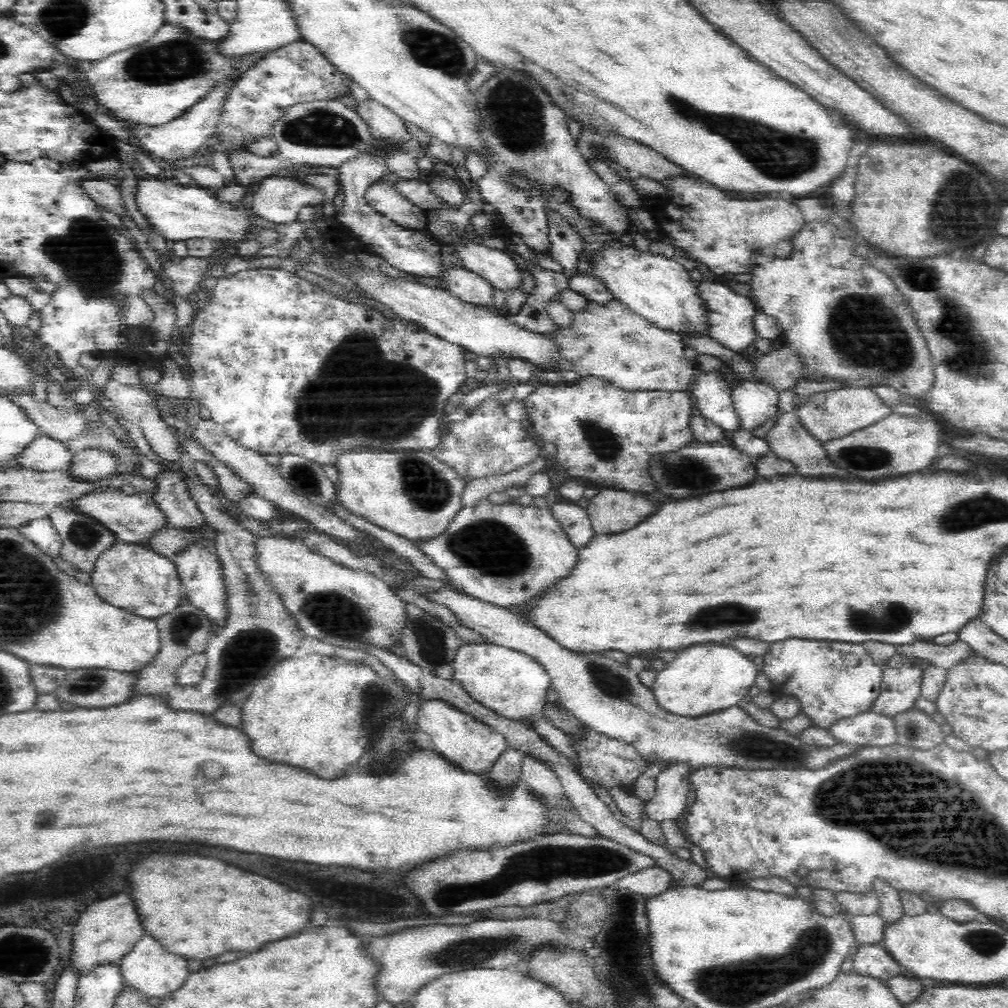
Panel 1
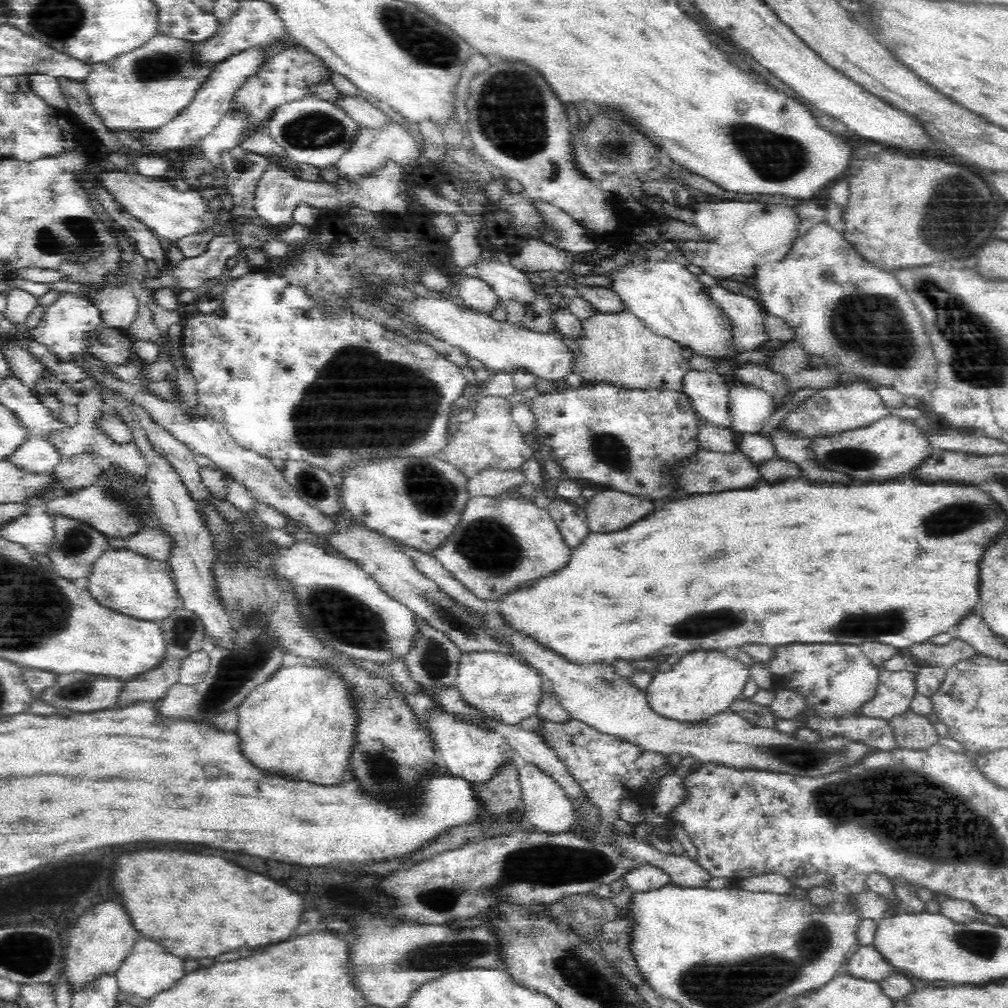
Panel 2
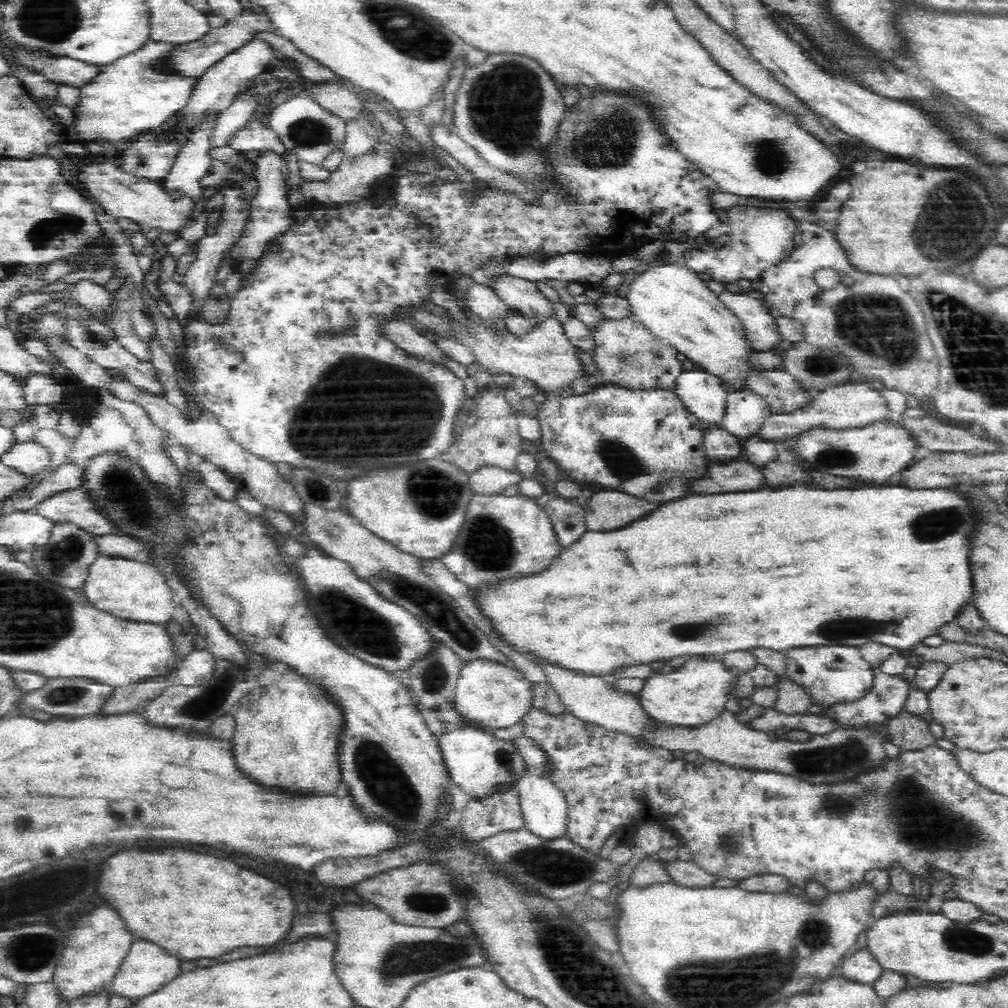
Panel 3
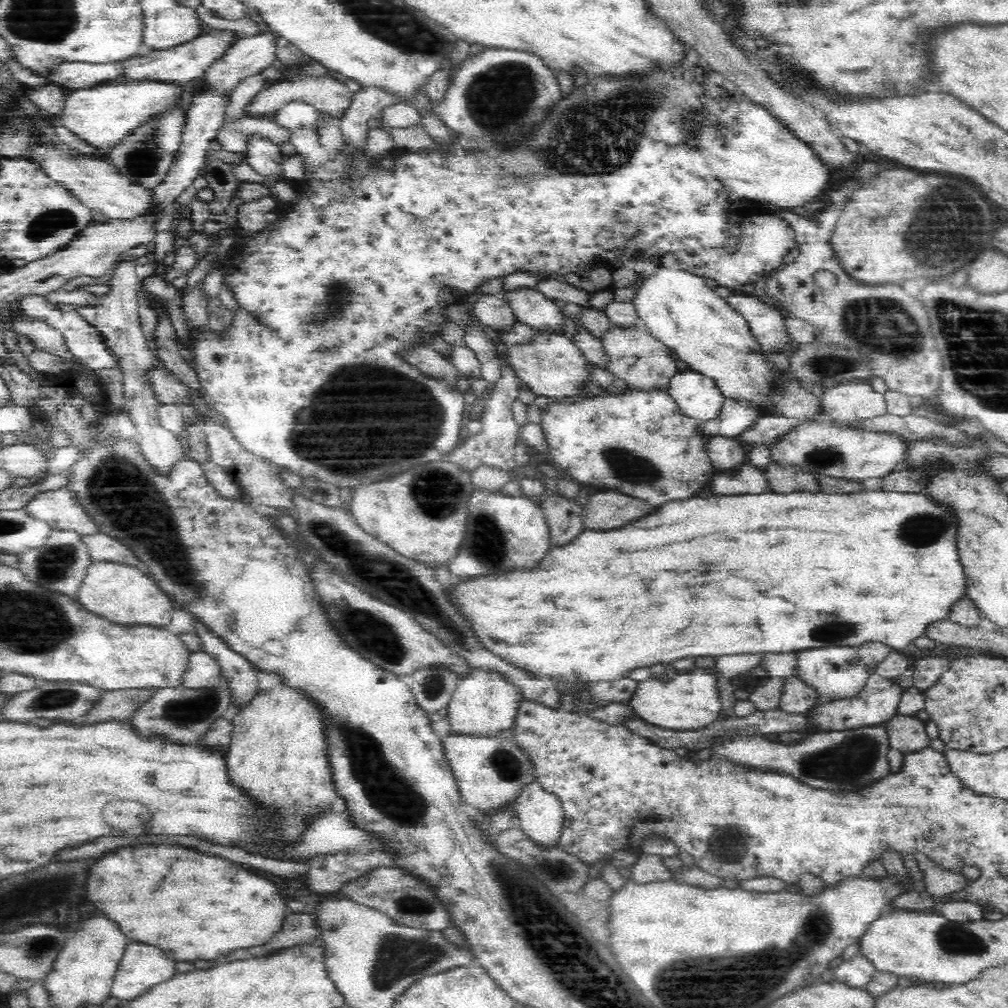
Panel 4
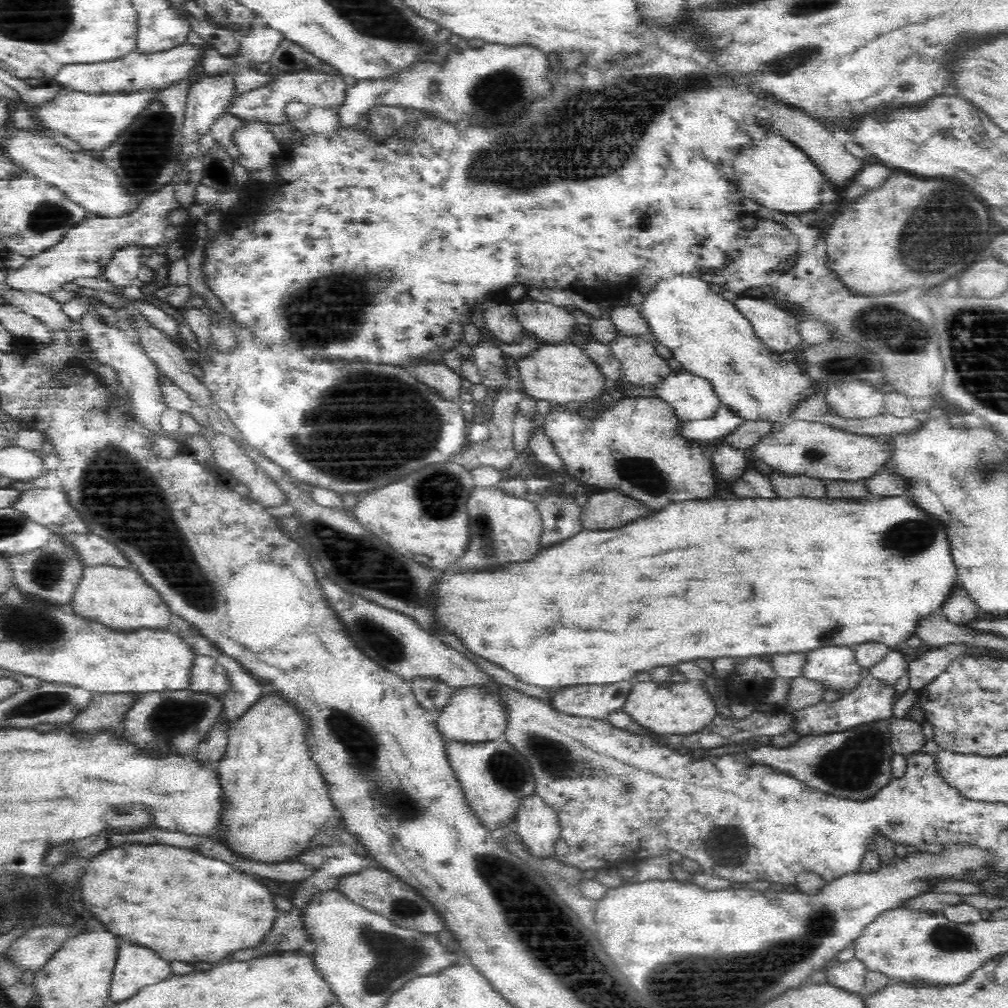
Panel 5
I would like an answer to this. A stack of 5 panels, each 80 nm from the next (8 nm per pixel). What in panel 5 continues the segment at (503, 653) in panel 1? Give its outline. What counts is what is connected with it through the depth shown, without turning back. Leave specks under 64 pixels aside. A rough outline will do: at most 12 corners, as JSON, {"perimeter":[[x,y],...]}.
{"perimeter":[[480,687],[455,692],[436,723],[444,742],[503,740],[506,711]]}

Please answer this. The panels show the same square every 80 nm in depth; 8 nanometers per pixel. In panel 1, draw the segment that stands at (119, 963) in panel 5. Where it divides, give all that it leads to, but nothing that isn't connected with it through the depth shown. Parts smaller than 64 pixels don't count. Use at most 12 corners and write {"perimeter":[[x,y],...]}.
{"perimeter":[[144,935],[118,965],[124,990],[180,988],[187,958]]}

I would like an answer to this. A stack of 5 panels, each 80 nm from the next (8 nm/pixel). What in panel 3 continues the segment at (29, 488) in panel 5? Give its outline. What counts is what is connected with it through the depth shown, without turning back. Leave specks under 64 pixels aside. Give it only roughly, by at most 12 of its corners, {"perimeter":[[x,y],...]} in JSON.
{"perimeter":[[80,487],[54,492],[32,509],[91,535],[114,533]]}

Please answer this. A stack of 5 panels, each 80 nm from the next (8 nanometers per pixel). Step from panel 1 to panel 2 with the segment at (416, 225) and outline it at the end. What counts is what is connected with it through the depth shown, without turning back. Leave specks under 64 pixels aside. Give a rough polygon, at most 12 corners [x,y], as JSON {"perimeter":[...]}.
{"perimeter":[[268,159],[254,199],[264,230],[294,224],[301,202],[322,210],[403,212],[402,171],[387,159],[356,178],[295,178]]}

